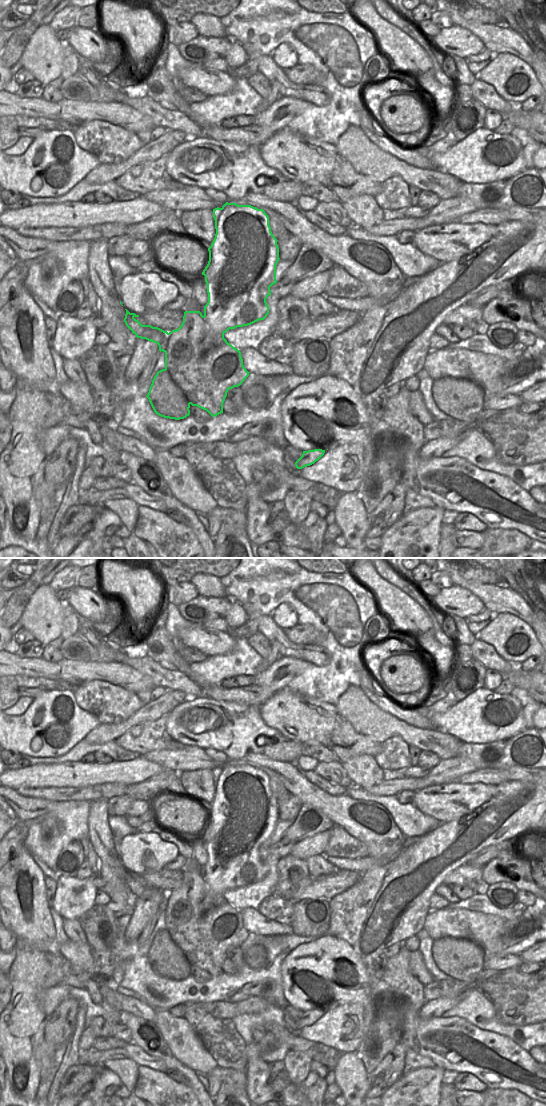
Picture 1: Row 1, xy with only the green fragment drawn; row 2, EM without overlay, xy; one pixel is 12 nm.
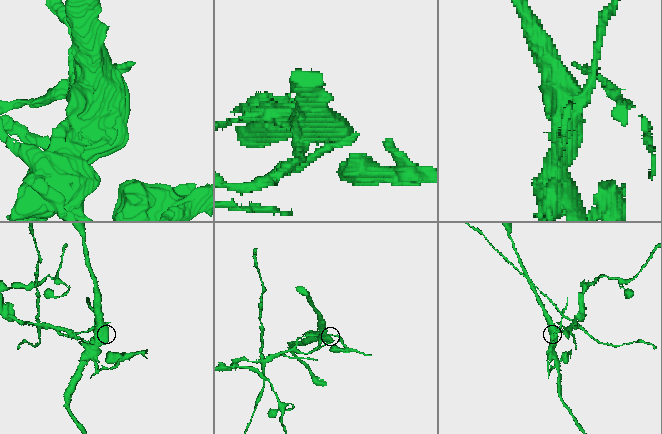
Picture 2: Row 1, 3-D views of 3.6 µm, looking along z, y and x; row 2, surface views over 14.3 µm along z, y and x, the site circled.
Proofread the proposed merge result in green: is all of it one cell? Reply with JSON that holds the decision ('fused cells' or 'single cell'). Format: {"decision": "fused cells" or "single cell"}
{"decision": "fused cells"}

